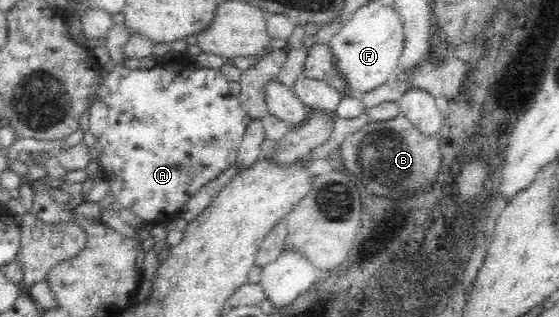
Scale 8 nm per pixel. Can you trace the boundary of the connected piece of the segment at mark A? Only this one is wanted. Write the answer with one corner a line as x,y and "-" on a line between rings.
160,61
150,69
128,69
123,64
115,65
105,79
102,81
97,91
98,99
107,104
108,107
108,127
98,137
101,145
101,155
98,163
103,168
103,175
109,181
110,194
115,201
121,204
121,208
131,210
139,220
147,223
157,222
167,223
169,220
178,217
182,208
207,184
217,179
221,173
229,167
235,165
239,146
242,144
244,133
246,132
245,113
240,107
237,96
229,90
229,82
222,73
222,69
207,67
181,67
177,63
167,63
163,65

